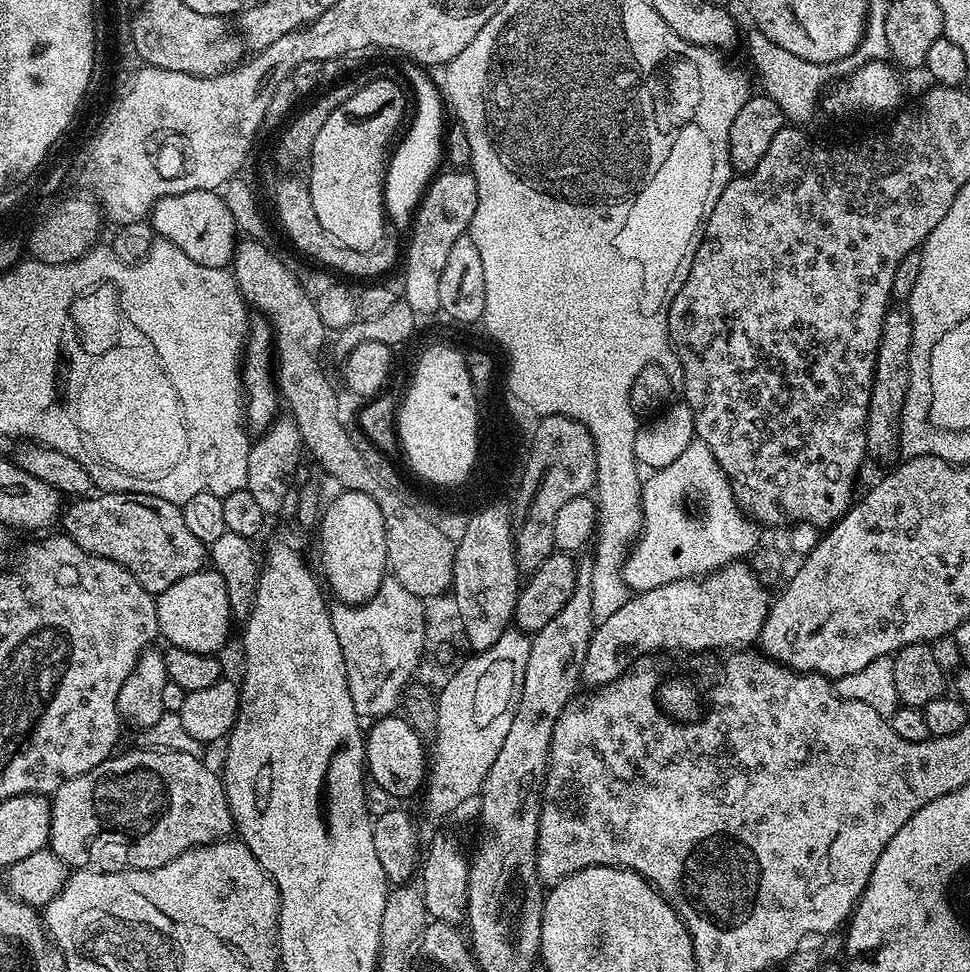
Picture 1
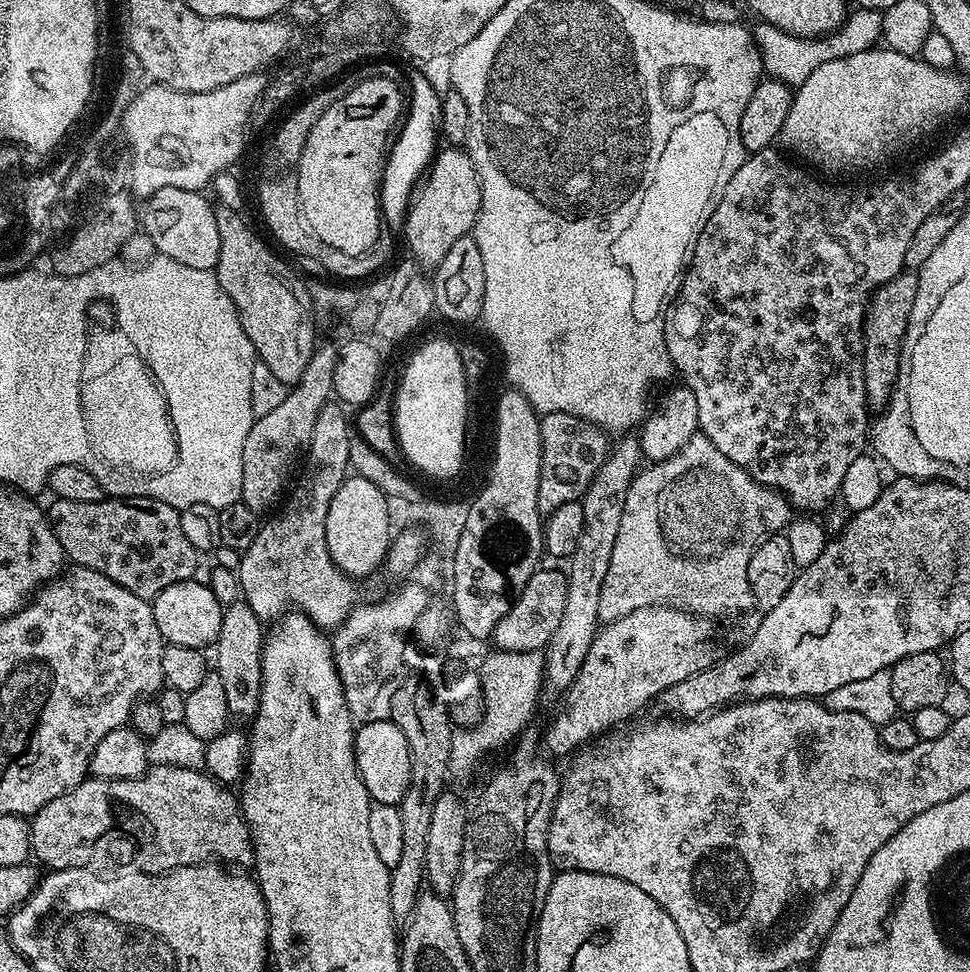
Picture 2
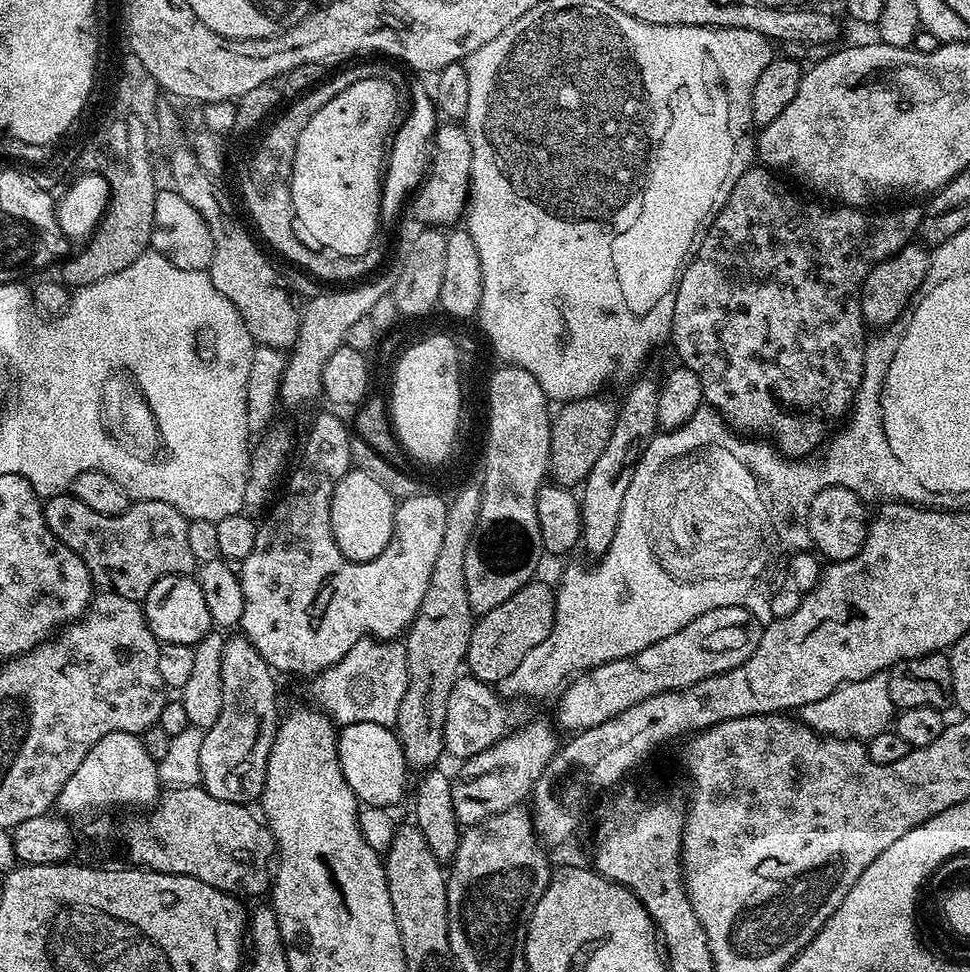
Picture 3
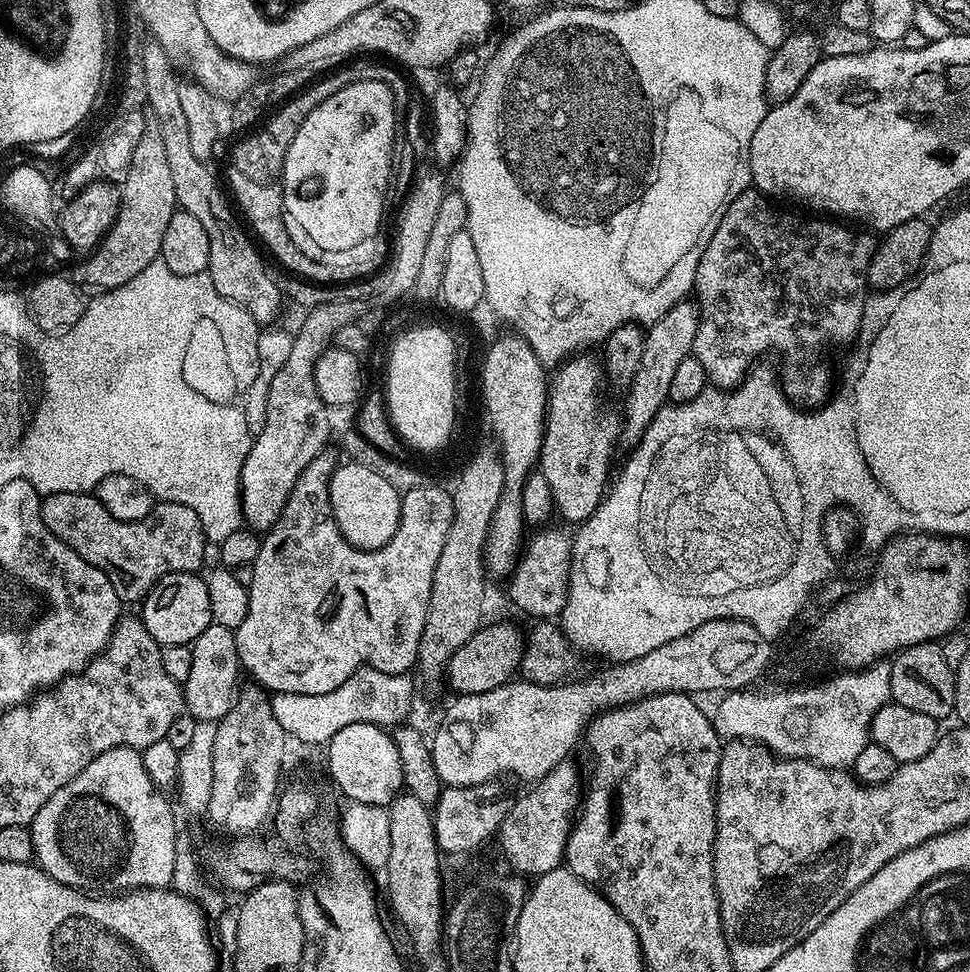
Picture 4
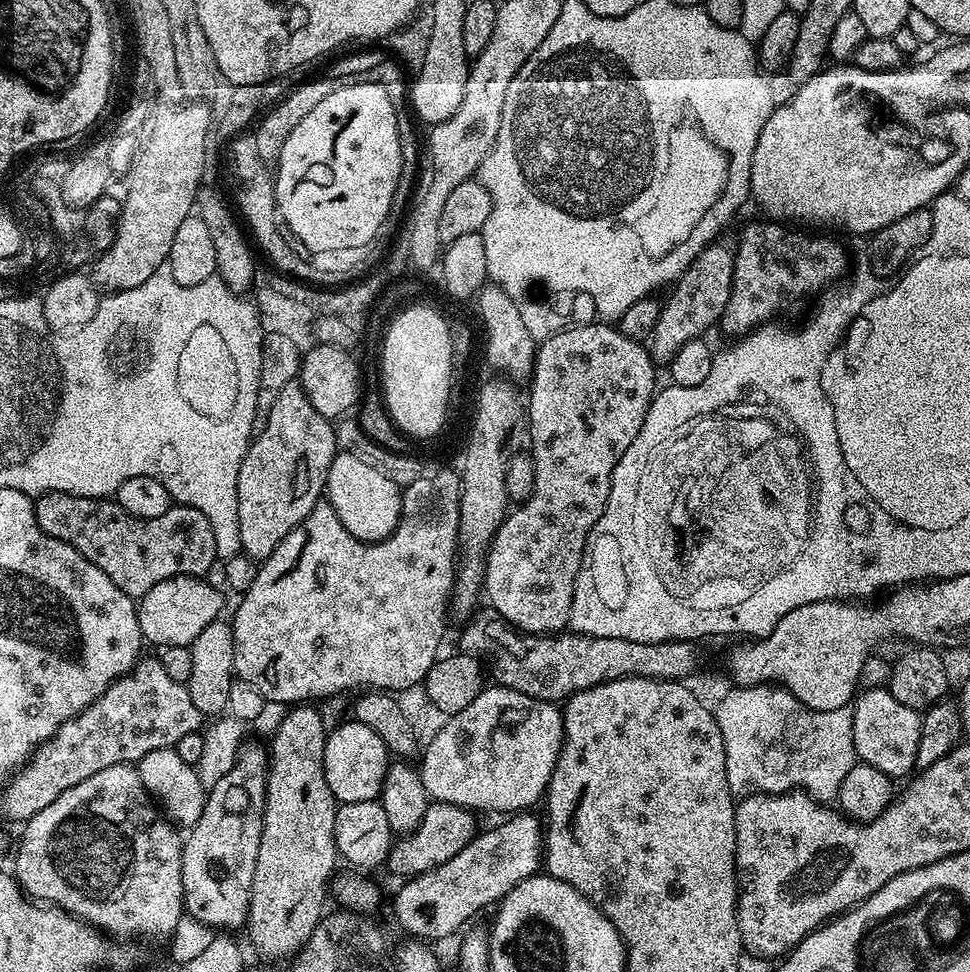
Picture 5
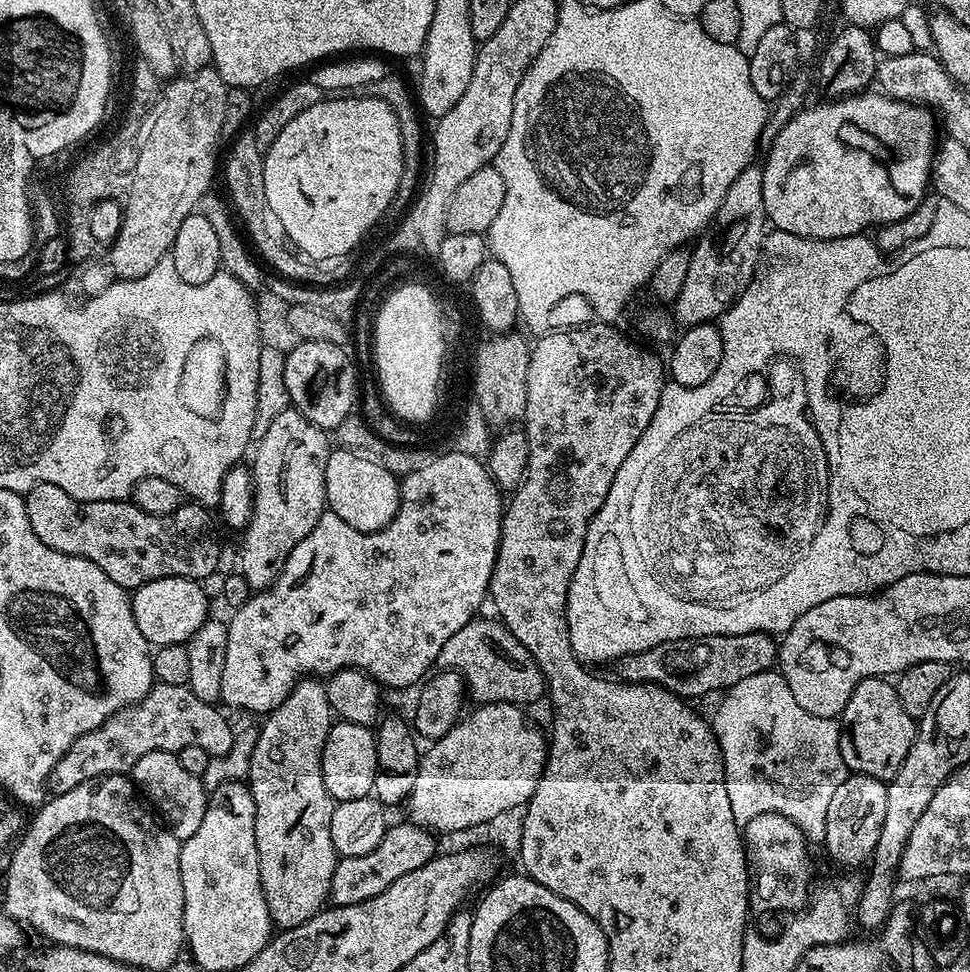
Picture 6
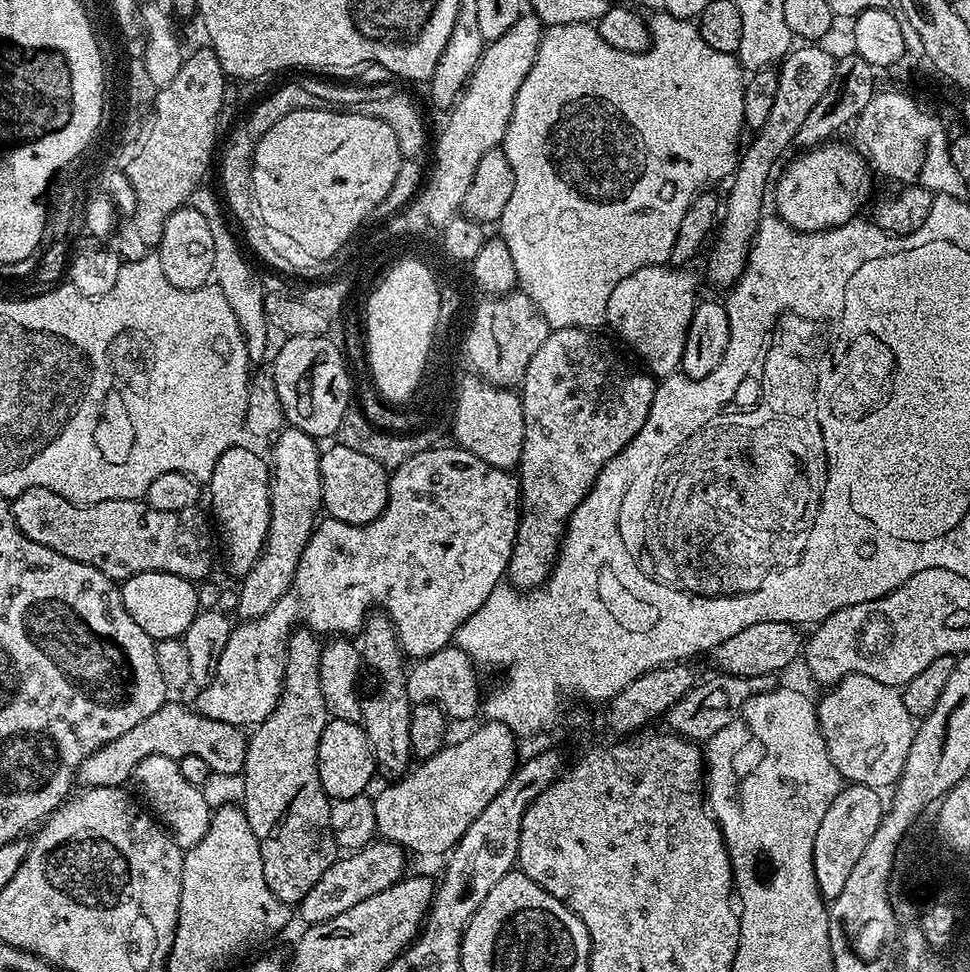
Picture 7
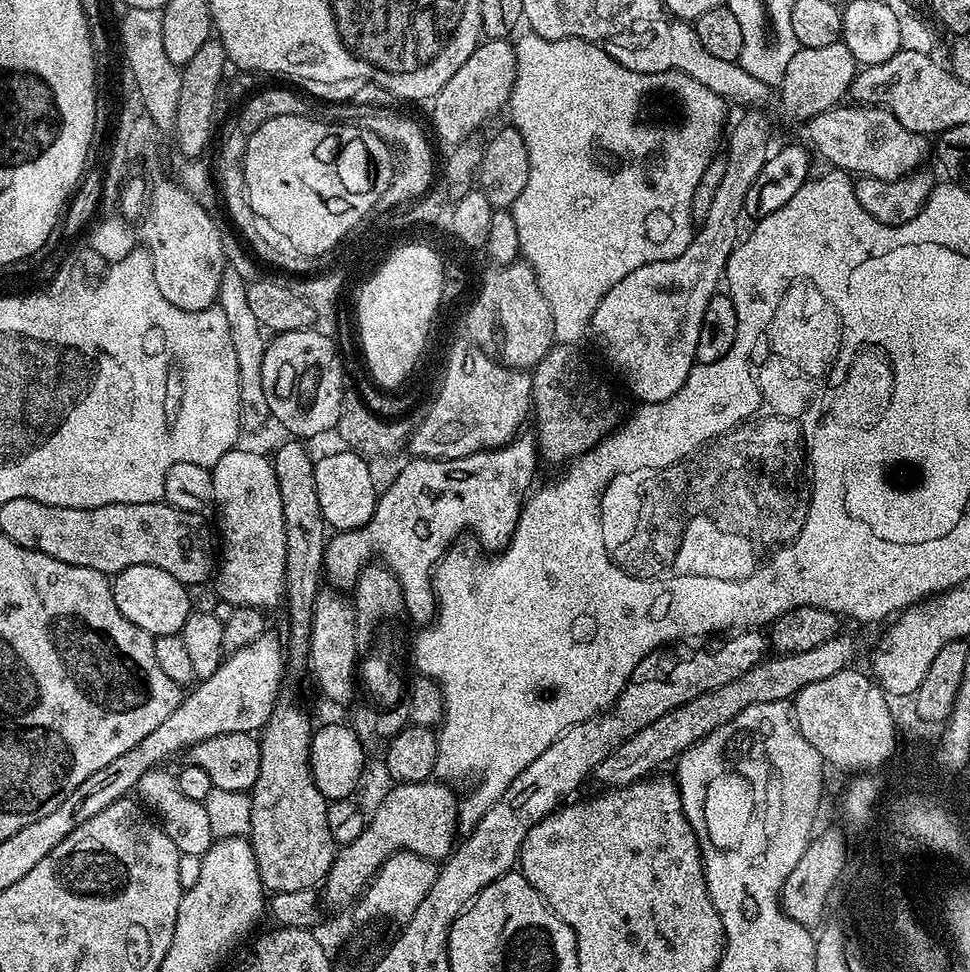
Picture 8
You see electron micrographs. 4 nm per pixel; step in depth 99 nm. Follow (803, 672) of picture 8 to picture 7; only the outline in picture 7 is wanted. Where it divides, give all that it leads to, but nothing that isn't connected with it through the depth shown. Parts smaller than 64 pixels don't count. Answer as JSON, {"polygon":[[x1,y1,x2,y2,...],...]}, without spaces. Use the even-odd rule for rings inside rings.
{"polygon":[[715,674,705,684,697,683,666,714,667,727,677,736,693,742,707,742,718,730,730,726,733,718,749,702,763,697,775,686,777,677,770,676,725,676]]}

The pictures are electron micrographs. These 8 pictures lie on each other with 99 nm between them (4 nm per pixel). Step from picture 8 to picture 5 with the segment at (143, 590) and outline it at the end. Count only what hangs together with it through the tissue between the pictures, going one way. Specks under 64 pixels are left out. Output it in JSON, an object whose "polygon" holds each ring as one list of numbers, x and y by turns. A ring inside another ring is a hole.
{"polygon":[[175,576,166,582,158,582,154,590,139,597,136,617,140,623,140,635,155,646,190,646,210,622,221,619,224,608,222,592,208,585,198,576]]}

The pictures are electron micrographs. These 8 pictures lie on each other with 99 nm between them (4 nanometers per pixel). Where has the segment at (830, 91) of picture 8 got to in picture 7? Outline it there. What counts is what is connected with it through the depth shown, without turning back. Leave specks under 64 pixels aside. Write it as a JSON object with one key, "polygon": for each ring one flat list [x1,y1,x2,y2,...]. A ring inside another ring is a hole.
{"polygon":[[796,46,784,57,778,68,780,77,778,78,778,95,774,98,774,107,771,108,770,115,766,117,764,125,753,135,756,137,749,144,747,141,746,147,741,151,737,159,736,170,732,173,730,183,727,185,727,187,729,186,728,197,725,195,722,200,722,219,719,221,718,231,710,244,712,253,708,256,708,280,712,284,724,288,723,290,731,289,735,285,736,281,744,273,744,267,748,264,752,241,756,238,756,232,760,228,760,221,766,212,766,209,764,209,764,195,767,192,769,195,770,180,768,184,768,175,771,174,776,159,788,147,790,149,793,147,798,130,802,130,802,122,806,122,810,110,814,110,814,106,818,106,822,94,826,94,826,90,834,78,837,57,835,55,831,56,826,49,820,47,824,46]]}

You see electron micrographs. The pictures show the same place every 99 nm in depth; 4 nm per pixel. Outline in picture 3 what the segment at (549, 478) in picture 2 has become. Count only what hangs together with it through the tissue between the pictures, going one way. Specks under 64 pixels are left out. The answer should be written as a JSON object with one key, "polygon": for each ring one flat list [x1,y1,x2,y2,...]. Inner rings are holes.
{"polygon":[[603,395,587,396,581,400,570,400,559,405,560,413,557,411,552,417,552,433,550,434,550,476,555,483,563,488,575,489,583,485,584,479,594,470,594,462,598,462,598,454,606,450,606,442,610,442,610,433,614,431,616,421,615,403,611,404,608,400,603,400]]}

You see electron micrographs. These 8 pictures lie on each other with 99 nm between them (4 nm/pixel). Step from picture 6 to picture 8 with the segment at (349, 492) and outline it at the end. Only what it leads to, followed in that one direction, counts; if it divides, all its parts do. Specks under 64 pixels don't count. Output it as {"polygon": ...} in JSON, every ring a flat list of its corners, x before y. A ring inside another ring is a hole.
{"polygon":[[351,450,332,452,315,461,314,482,318,490,318,506,322,506,324,523,336,532,349,532,366,526,376,509,378,487,372,468,360,453]]}

